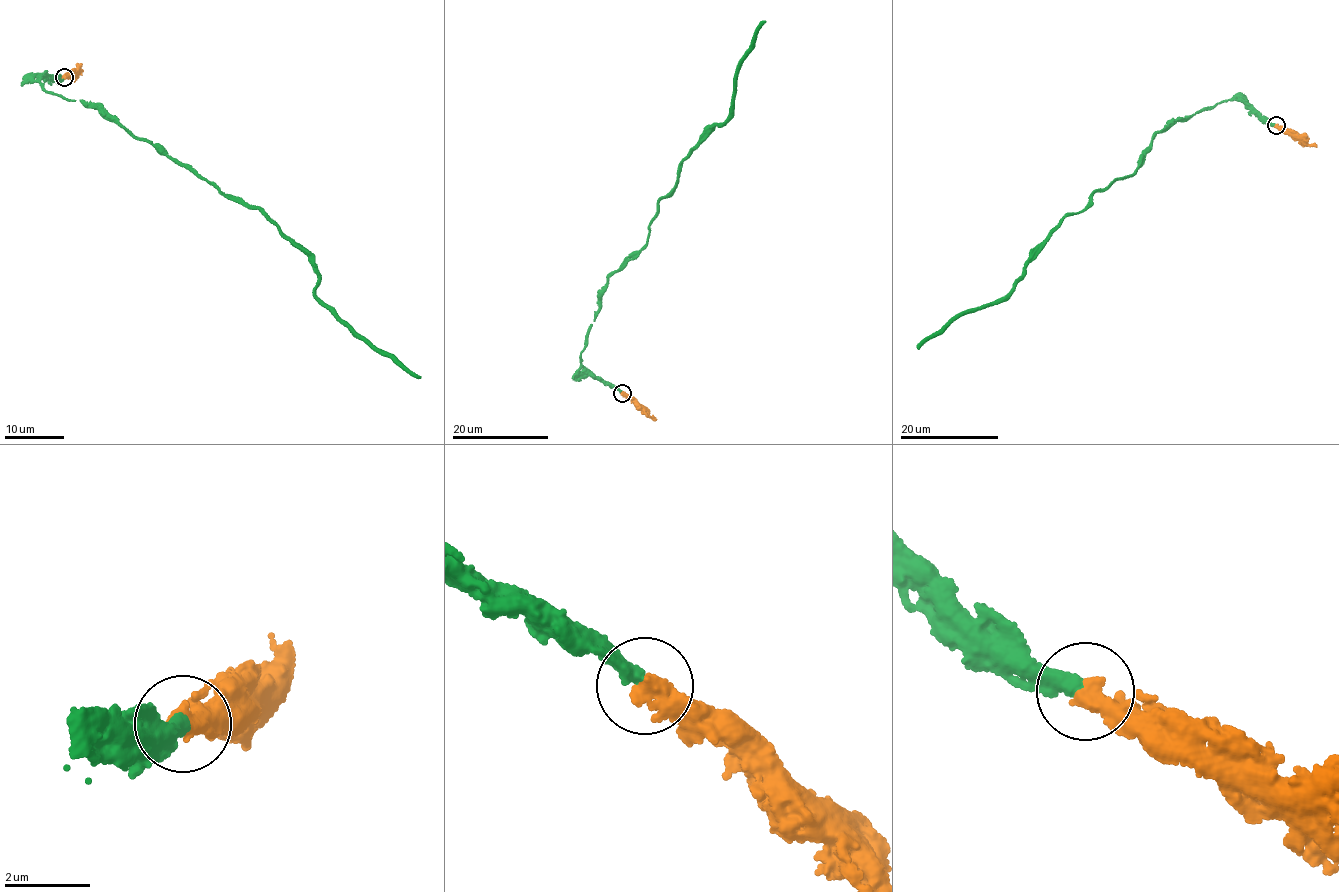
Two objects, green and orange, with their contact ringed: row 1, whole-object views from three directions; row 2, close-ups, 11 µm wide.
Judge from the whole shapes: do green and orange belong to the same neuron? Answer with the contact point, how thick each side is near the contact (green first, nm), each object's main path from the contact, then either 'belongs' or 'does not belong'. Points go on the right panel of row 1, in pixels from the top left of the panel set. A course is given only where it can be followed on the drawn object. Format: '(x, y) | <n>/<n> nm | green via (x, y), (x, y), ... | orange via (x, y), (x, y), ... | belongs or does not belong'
(1276, 125) | 360/500 nm | green via (1275, 126), (1227, 100), (1167, 123), (1133, 173), (1092, 192), (1036, 246), (1010, 293), (951, 317), (918, 349) | orange via (1276, 126), (1289, 129), (1308, 145), (1316, 147) | belongs

